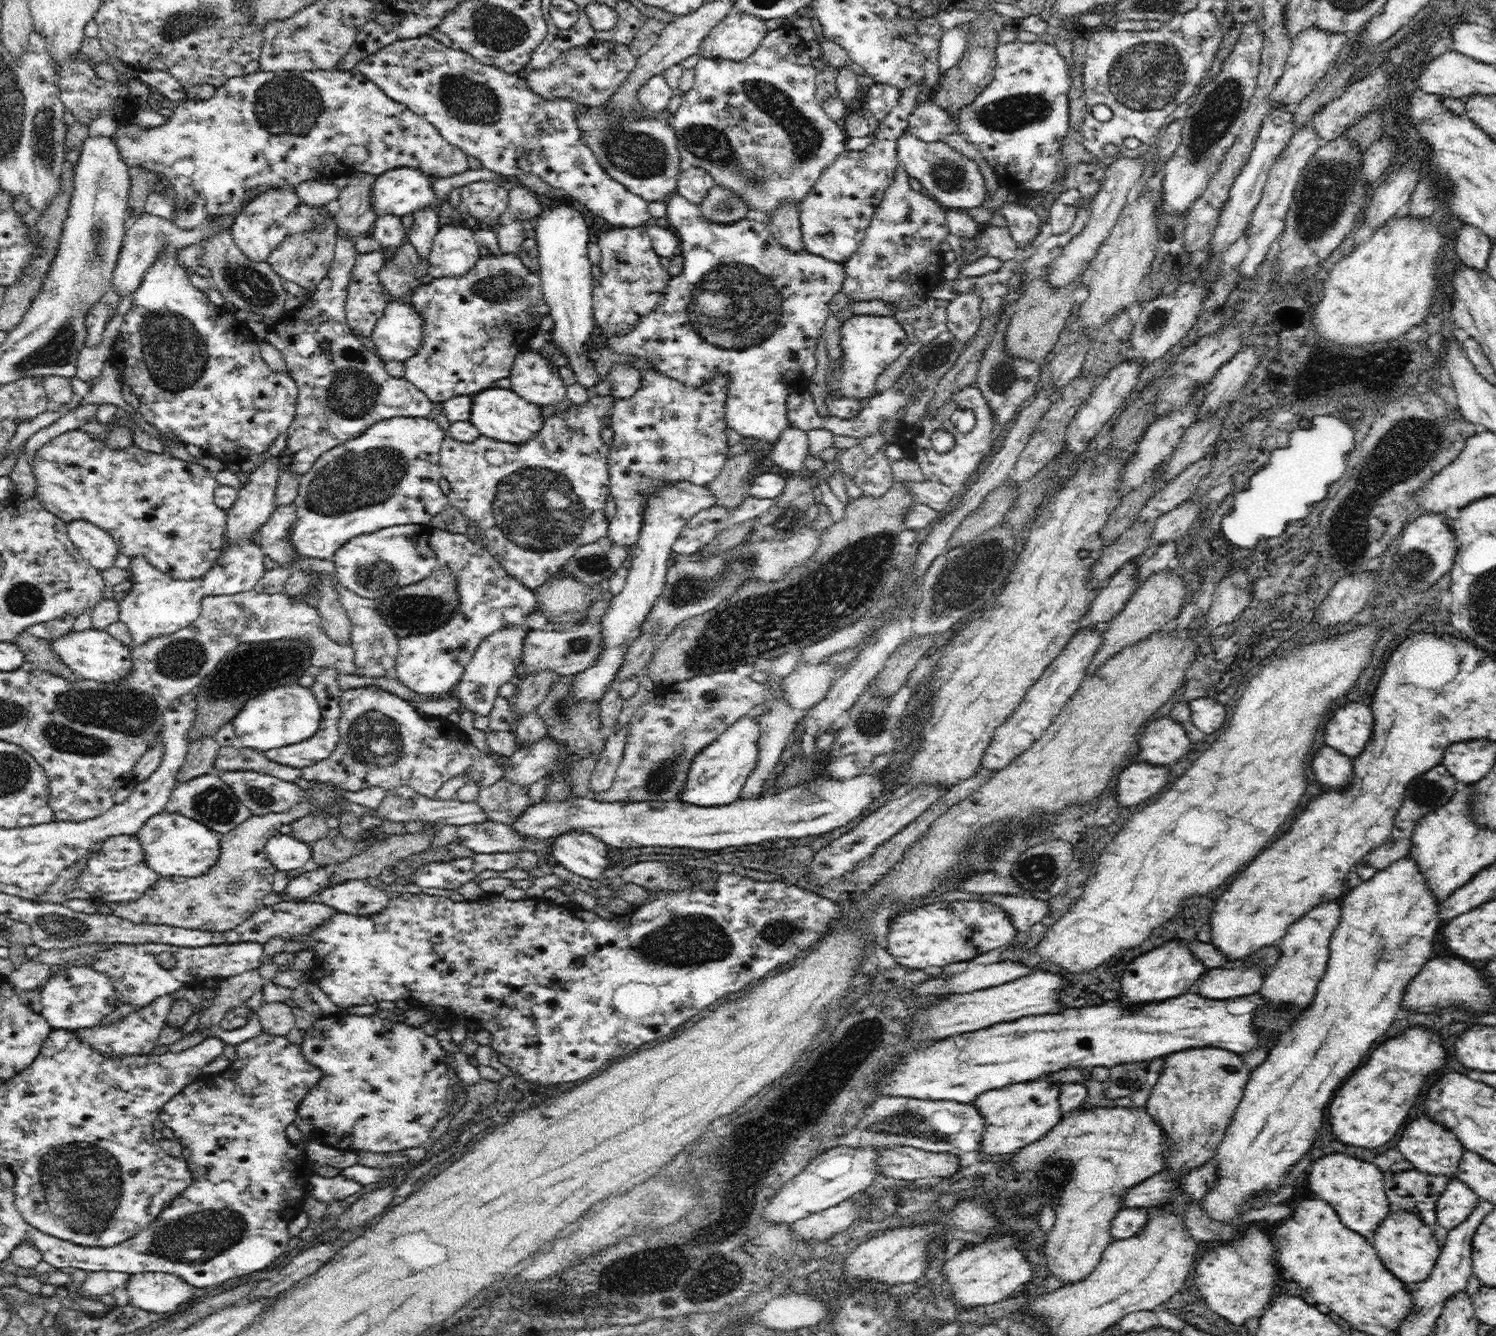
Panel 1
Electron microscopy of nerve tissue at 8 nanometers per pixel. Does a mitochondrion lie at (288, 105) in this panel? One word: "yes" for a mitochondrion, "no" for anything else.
yes

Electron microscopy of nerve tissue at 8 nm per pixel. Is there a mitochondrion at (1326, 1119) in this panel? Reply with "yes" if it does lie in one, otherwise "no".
no

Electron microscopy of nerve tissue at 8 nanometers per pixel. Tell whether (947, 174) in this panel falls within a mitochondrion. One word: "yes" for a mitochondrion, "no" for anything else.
yes

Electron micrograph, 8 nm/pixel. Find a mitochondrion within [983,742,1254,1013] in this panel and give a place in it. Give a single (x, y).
(1040, 868)

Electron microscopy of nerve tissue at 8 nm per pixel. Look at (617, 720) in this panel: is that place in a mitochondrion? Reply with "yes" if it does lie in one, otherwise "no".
no

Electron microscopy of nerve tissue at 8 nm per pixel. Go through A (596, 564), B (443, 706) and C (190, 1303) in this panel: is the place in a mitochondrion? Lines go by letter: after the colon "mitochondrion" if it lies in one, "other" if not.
A: mitochondrion
B: other
C: other

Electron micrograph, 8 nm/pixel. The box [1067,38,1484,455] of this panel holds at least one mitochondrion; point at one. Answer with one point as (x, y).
(1326, 183)

